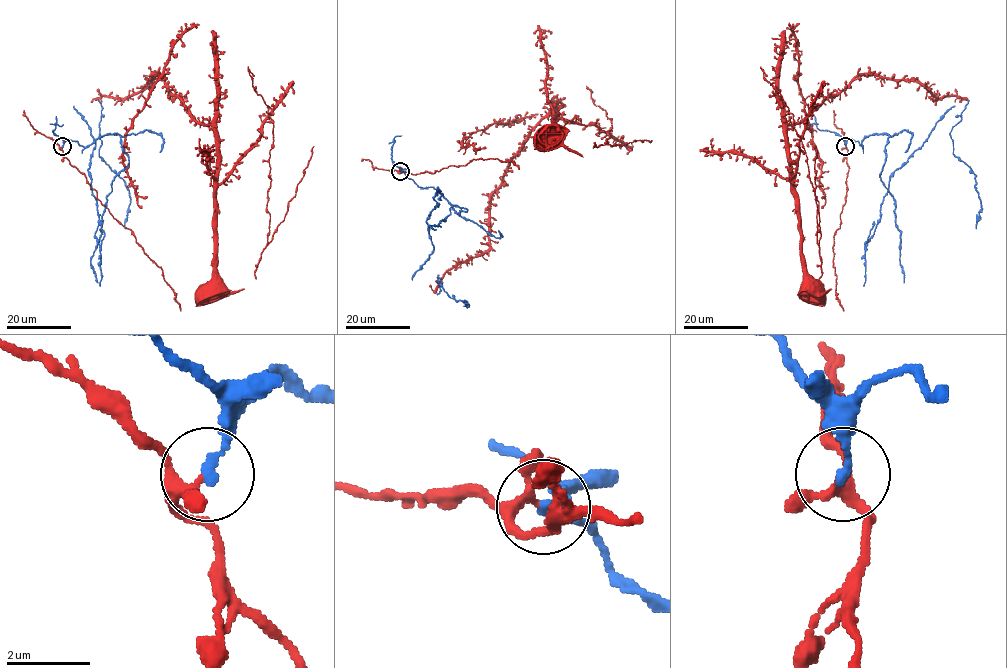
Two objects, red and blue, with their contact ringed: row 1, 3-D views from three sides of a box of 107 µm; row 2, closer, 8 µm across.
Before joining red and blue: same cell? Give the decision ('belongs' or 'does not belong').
does not belong

